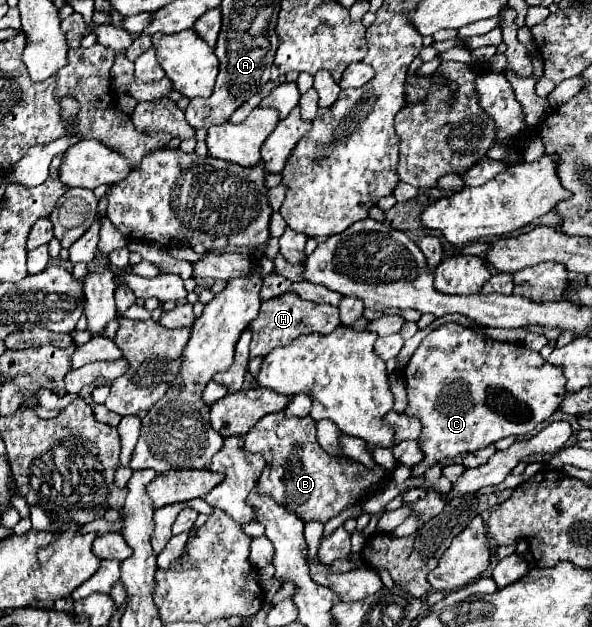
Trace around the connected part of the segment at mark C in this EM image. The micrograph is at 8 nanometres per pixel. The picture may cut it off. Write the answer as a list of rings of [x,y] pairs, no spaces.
[[[446,323],[426,335],[406,367],[406,415],[418,417],[422,421],[422,435],[418,443],[426,455],[424,461],[432,465],[448,457],[484,449],[508,435],[530,433],[538,423],[546,421],[558,409],[566,393],[564,383],[566,379],[562,369],[544,361],[536,351],[516,343],[492,341],[484,335],[476,335],[474,329]]]

